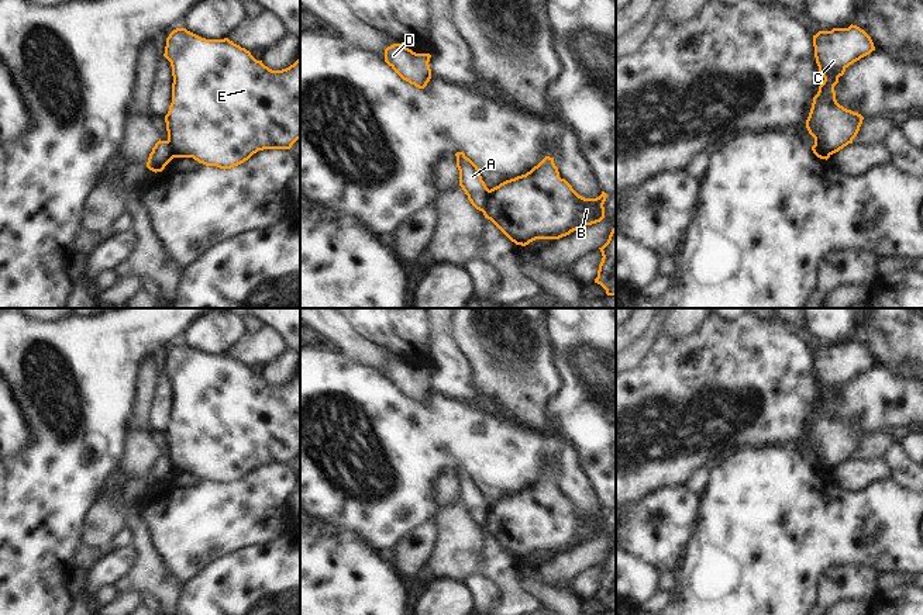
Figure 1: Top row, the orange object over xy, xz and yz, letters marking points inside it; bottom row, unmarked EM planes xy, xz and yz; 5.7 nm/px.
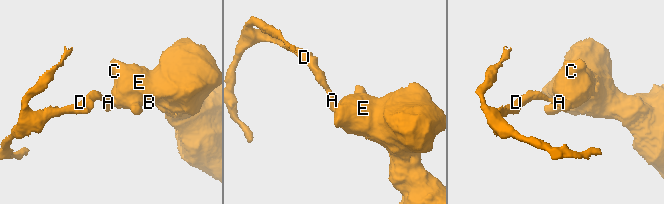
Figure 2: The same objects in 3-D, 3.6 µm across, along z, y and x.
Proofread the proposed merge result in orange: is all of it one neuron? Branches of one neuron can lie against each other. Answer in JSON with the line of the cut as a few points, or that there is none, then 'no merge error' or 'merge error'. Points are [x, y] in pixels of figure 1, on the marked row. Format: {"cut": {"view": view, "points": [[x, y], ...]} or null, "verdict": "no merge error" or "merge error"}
{"cut": {"view": "xz", "points": [[489, 190], [486, 204], [481, 210]]}, "verdict": "merge error"}

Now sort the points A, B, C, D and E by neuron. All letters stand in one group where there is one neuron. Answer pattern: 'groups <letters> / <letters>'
groups A D / B C E

